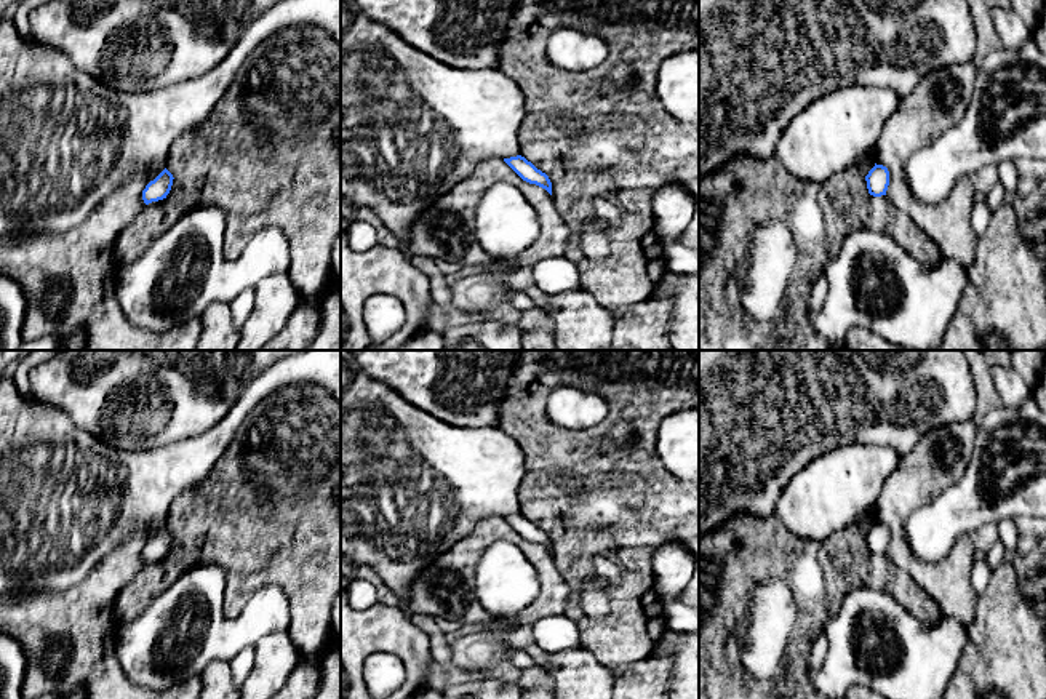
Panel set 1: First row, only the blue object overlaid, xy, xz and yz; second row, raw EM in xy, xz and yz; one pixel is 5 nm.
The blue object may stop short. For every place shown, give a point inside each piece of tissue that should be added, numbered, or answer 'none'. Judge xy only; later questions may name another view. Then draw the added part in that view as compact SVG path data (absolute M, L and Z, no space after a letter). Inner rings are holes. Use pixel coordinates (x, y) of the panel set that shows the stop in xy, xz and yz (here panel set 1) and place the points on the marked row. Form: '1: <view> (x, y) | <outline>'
none

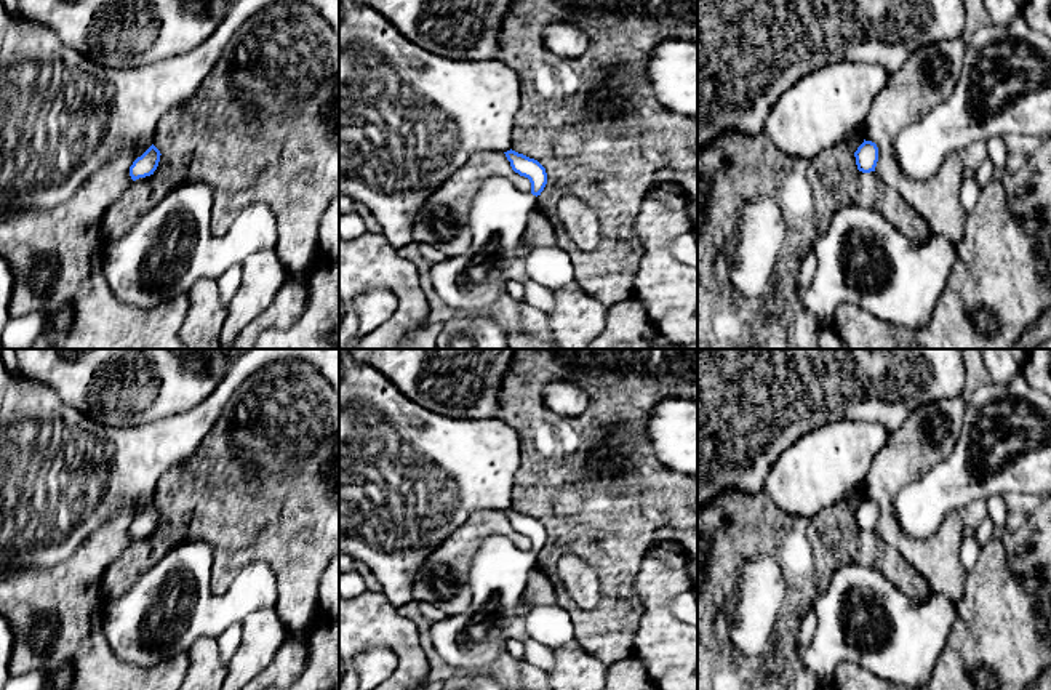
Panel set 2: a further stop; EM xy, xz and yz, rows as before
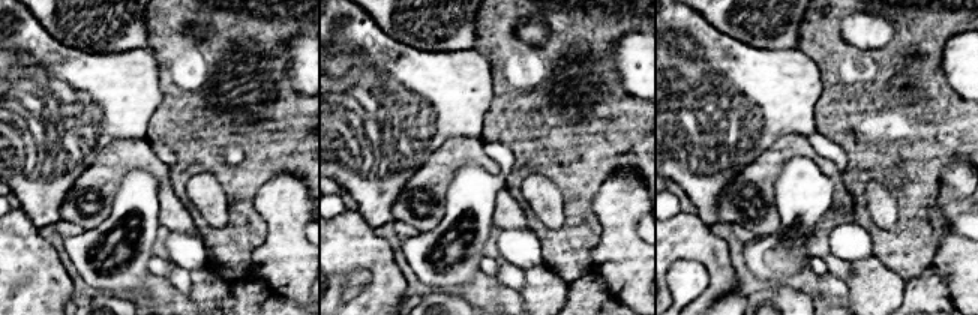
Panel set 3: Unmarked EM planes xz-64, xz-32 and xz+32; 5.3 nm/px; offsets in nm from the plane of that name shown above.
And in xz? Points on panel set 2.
1: xz (474, 280) | M502 176L480 184L469 215L472 242L467 251L429 269L434 288L446 306L480 314L506 295L507 267L518 255L536 207L536 195L518 191Z

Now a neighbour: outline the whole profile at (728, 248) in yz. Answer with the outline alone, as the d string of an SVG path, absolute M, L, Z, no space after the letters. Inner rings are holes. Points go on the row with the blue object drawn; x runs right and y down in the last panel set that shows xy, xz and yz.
M865 123L848 134L827 158L803 160L781 152L765 134L725 131L697 150L697 349L819 349L819 322L801 303L798 275L803 259L827 231L833 210L853 203L880 213L904 237L926 243L937 235L896 189L875 173L857 170L854 152L864 142ZM757 199L774 200L784 216L785 239L776 261L771 293L763 299L741 296L729 282L736 215Z

